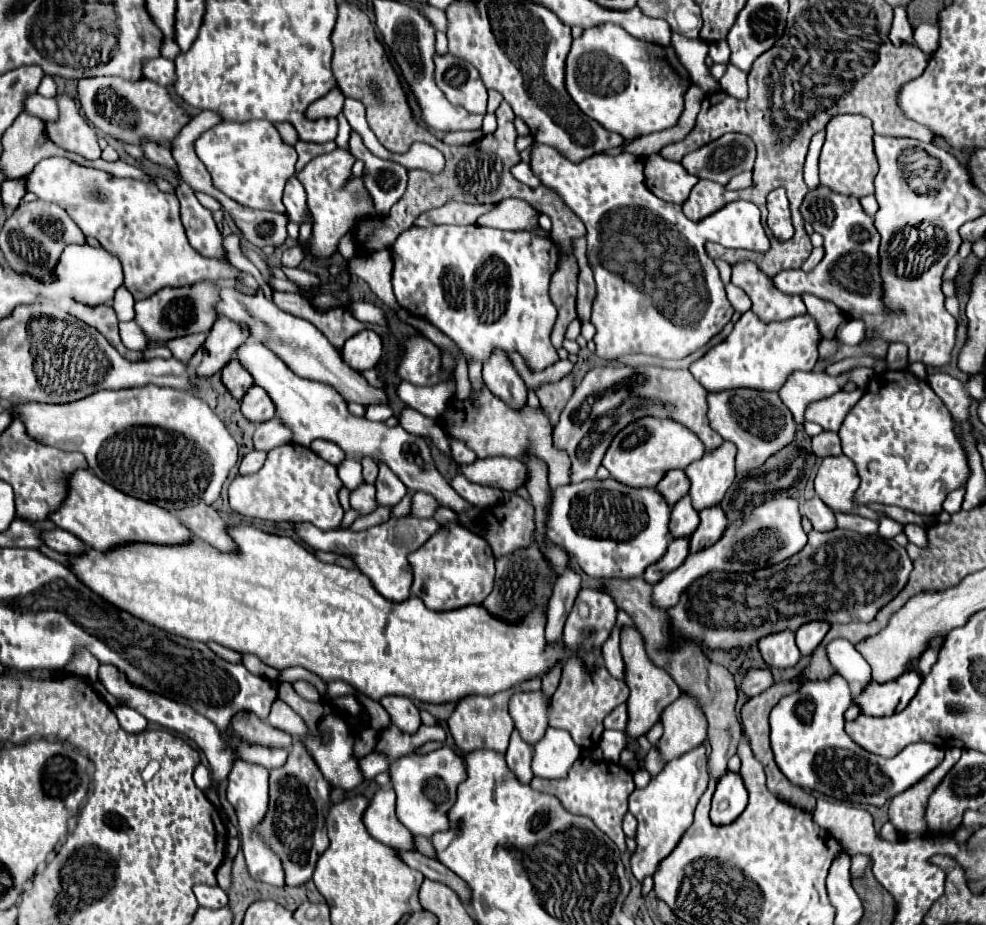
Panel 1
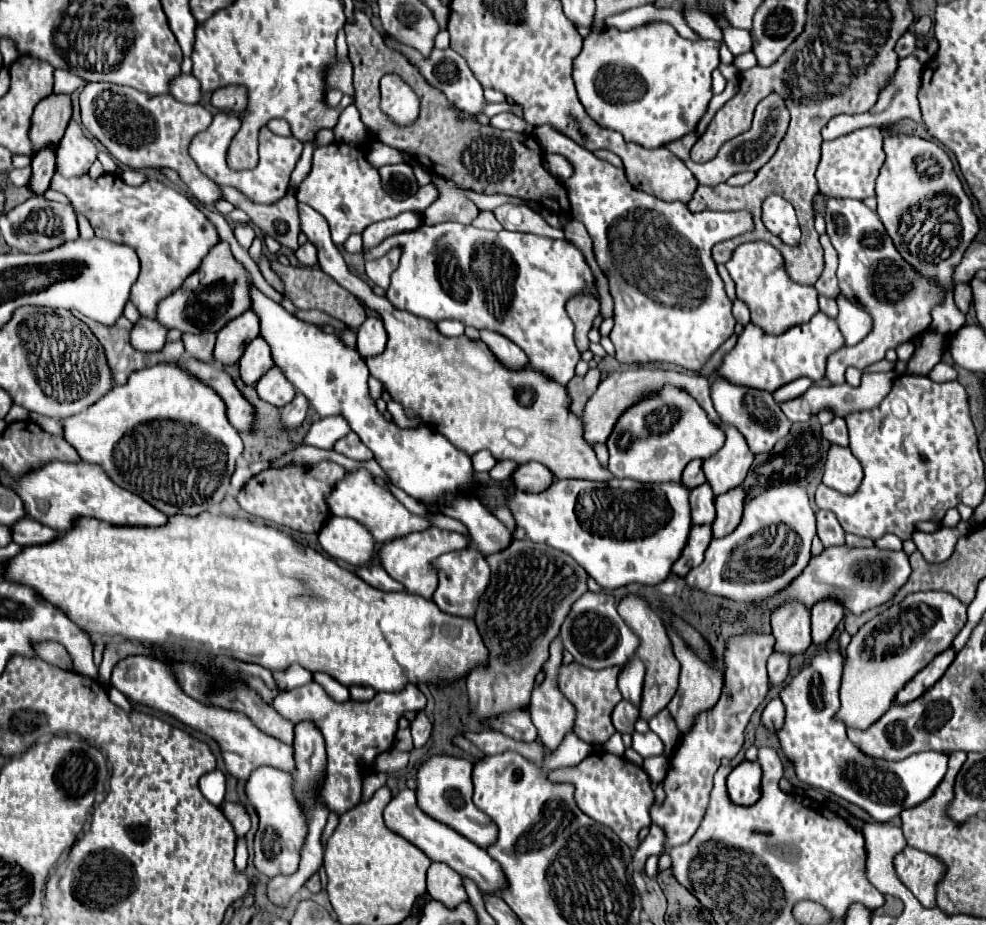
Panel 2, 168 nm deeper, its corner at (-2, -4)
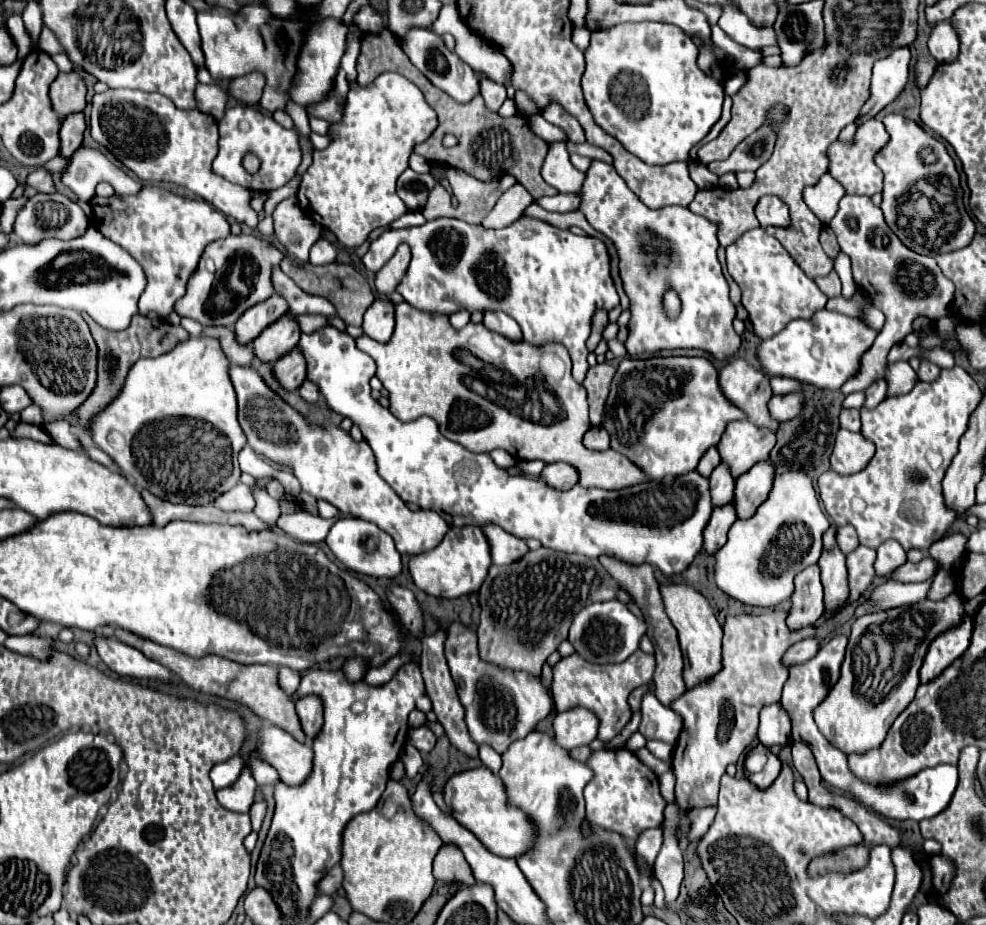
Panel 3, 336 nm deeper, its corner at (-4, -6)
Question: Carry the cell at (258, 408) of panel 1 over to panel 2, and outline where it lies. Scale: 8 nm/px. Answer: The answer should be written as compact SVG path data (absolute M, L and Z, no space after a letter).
M273 367L269 369L269 373L265 373L265 377L261 377L261 381L255 385L259 399L267 401L273 407L285 407L289 401L293 401L295 397L295 387L283 377L283 373Z

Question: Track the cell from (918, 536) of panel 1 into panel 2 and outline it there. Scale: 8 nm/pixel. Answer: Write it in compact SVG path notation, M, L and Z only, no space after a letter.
M959 521L957 527L941 527L935 533L913 533L913 543L929 563L941 563L947 561L953 553L953 545L959 535L965 535L969 531L969 523Z

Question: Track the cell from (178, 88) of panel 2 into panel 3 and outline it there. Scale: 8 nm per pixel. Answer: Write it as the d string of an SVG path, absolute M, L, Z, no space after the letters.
M197 85L195 91L199 109L207 115L213 115L217 121L223 119L225 115L225 107L229 103L229 93L225 89L221 89L219 85Z

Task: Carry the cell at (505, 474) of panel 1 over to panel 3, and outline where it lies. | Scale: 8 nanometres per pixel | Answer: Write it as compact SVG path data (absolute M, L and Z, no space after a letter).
M549 463L541 473L541 479L559 491L567 491L579 483L579 471L569 463Z

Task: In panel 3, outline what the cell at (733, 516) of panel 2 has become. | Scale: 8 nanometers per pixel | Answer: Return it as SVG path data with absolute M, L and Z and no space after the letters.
M771 459L755 463L747 473L739 475L739 483L735 487L735 509L739 519L751 517L757 507L769 497L773 489L775 465Z

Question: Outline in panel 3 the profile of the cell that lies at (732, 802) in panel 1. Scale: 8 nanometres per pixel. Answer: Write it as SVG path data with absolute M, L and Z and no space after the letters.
M765 749L765 753L767 753L767 763L765 763L765 767L763 767L759 773L747 773L747 779L755 781L757 787L769 787L769 785L775 781L775 777L779 775L779 771L781 771L781 761L779 761L779 757L777 757L775 753L771 753L769 749Z

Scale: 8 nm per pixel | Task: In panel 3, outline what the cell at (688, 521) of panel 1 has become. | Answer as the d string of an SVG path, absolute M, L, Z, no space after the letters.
M721 463L711 473L711 497L715 499L715 505L725 505L733 499L735 491L735 477L731 475L731 469L727 463Z

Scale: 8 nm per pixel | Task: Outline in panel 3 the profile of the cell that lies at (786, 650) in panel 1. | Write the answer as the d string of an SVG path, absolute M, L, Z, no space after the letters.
M809 565L795 577L793 605L789 611L789 627L807 627L825 613L823 585L819 579L819 567Z

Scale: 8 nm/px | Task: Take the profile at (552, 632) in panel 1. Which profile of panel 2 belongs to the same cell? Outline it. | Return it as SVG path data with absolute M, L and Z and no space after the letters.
M555 637L549 645L549 659L545 661L543 665L543 673L545 673L545 679L539 687L533 689L531 693L531 701L527 705L527 711L531 715L531 721L537 729L537 735L539 735L539 741L549 747L549 749L555 749L559 743L561 743L561 737L573 729L573 705L565 699L565 695L559 691L557 687L557 675L559 675L559 667L563 663L563 645L561 645L561 639Z

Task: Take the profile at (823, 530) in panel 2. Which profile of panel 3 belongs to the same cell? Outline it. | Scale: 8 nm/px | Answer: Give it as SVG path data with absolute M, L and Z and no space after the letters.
M837 527L837 531L839 531L837 543L839 543L839 547L845 555L859 547L859 539L857 539L857 533L855 533L853 527Z

